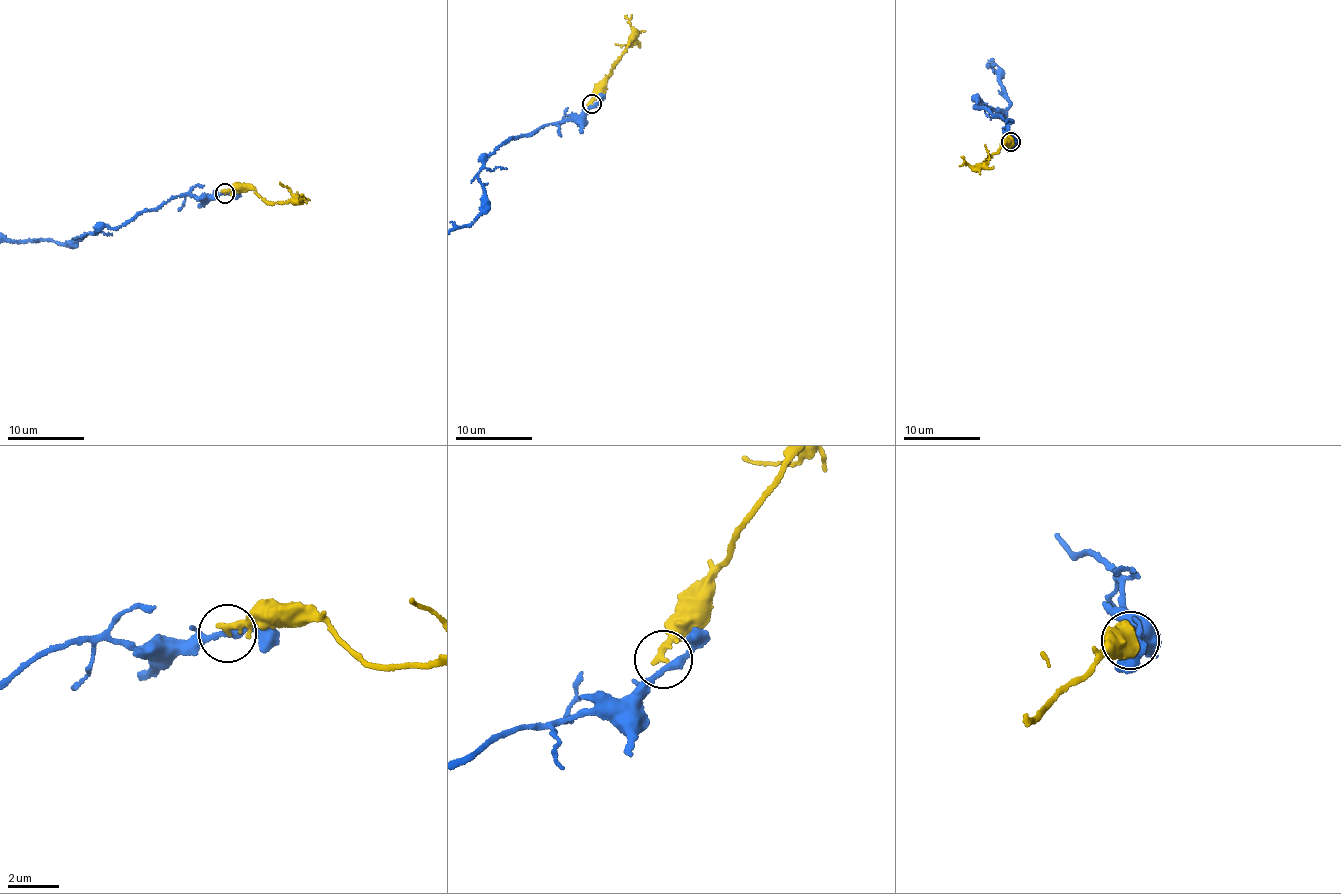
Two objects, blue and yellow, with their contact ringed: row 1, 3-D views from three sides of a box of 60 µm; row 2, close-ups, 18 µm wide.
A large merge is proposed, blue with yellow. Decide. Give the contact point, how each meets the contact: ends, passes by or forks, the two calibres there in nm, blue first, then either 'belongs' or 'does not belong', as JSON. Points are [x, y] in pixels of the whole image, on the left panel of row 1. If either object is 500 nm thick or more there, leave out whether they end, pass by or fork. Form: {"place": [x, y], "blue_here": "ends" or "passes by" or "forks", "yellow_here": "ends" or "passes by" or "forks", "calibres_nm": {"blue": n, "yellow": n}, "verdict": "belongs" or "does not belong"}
{"place": [225, 193], "blue_here": "passes by", "yellow_here": "passes by", "calibres_nm": {"blue": 280, "yellow": 200}, "verdict": "does not belong"}

